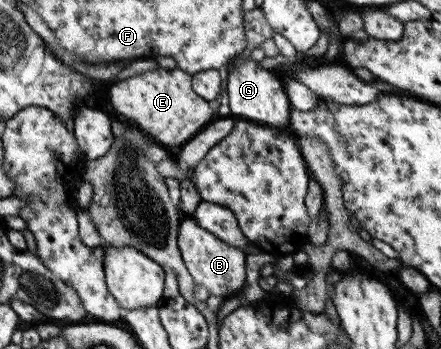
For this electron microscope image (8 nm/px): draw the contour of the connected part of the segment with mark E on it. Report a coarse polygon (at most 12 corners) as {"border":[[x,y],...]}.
{"border":[[159,68],[106,97],[154,142],[181,147],[216,119],[192,74]]}

